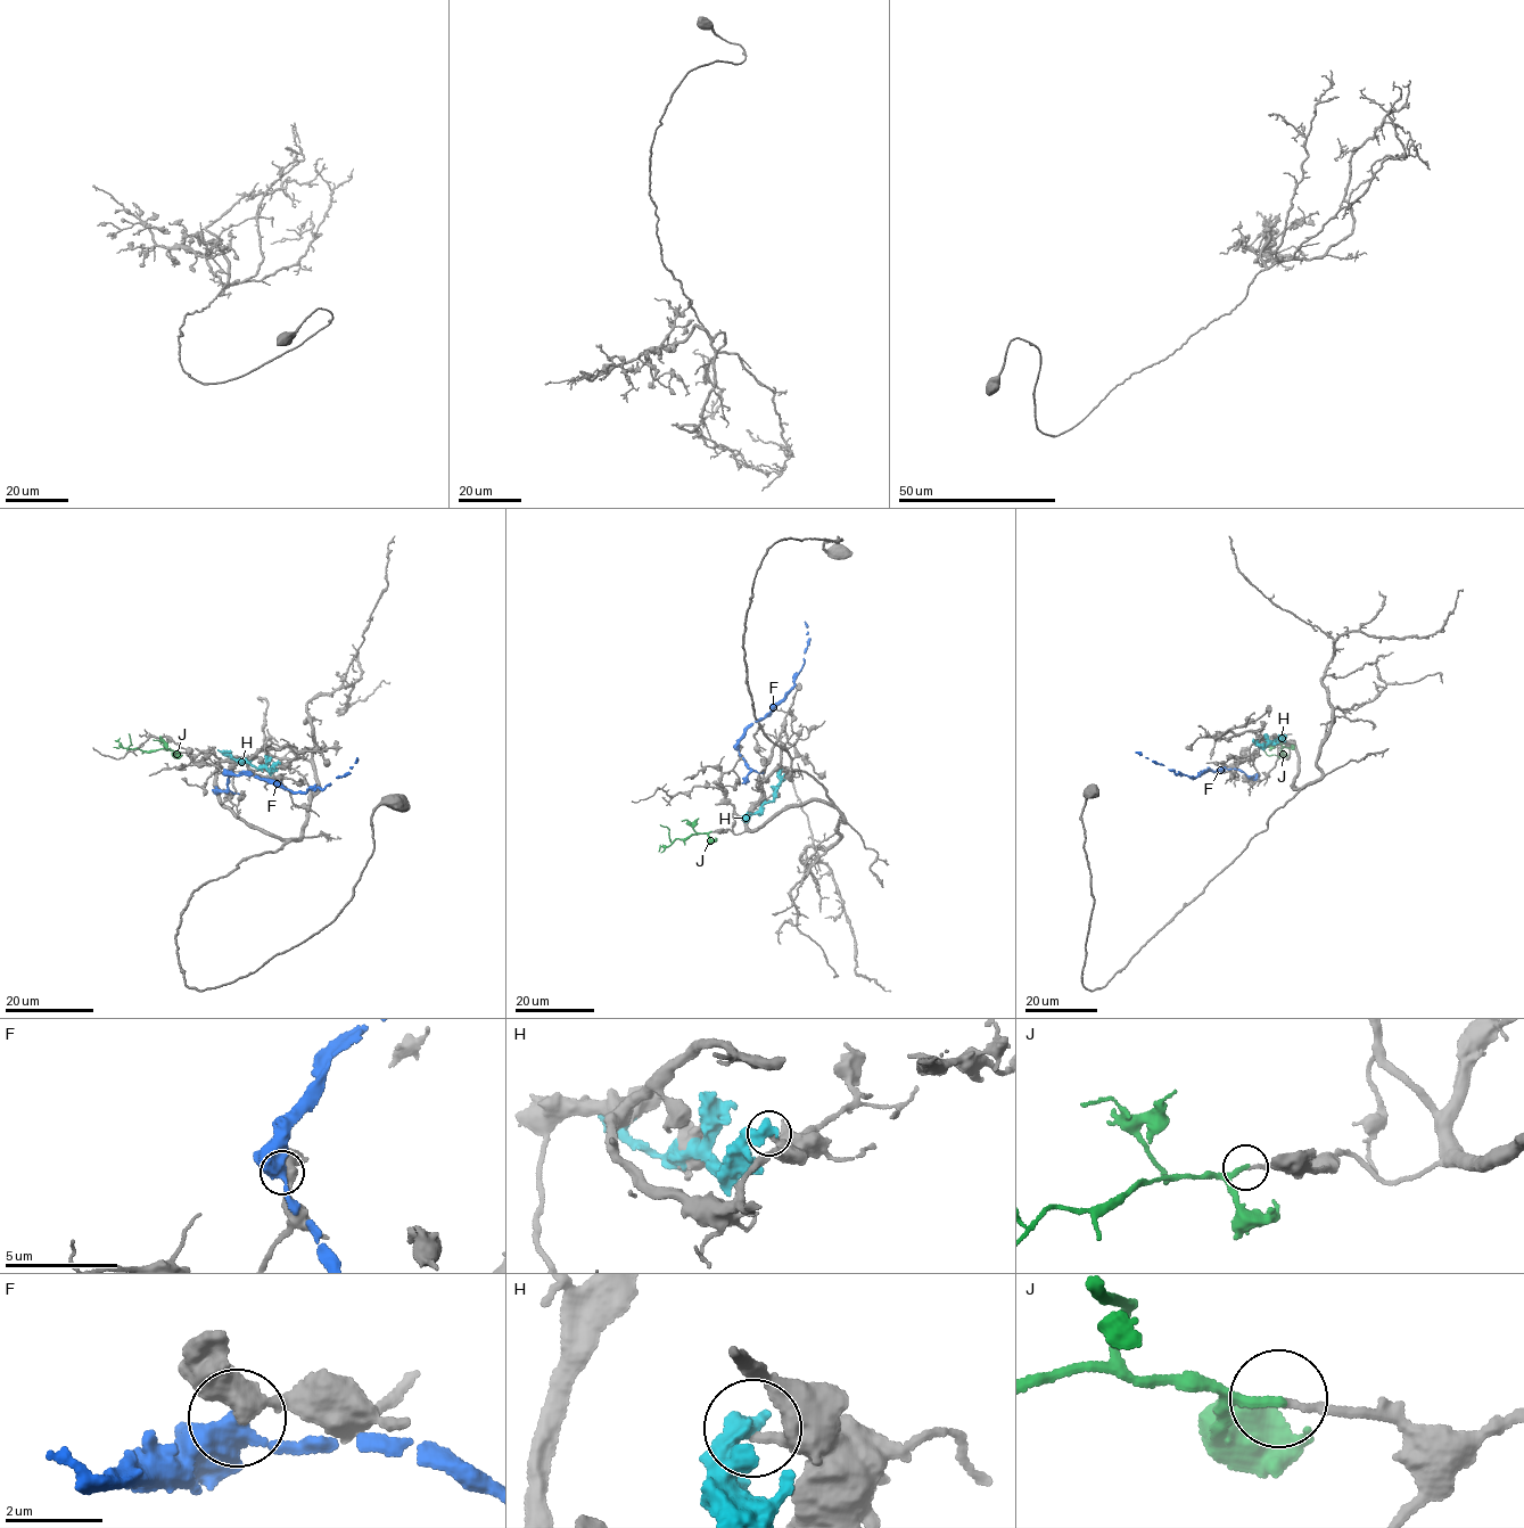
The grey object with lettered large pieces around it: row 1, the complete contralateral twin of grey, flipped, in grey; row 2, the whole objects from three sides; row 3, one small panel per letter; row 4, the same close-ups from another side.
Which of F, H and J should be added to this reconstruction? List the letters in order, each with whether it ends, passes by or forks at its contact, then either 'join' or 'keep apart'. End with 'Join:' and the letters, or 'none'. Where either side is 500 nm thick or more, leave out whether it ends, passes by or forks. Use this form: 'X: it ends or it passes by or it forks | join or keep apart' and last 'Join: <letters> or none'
F: keep apart
H: keep apart
J: it passes by | join
Join: J

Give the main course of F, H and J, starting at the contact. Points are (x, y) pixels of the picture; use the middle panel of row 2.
F: (738, 748), (744, 731), (795, 686), (807, 646), (805, 622)
H: (781, 770), (775, 797), (749, 816), (736, 818)
J: (710, 831), (672, 841), (668, 828), (660, 824)

